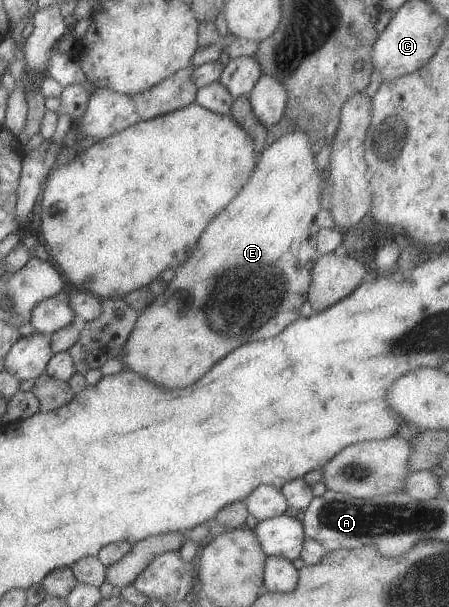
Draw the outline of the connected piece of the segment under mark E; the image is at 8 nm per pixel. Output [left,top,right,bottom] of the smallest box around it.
[121,127,327,388]

